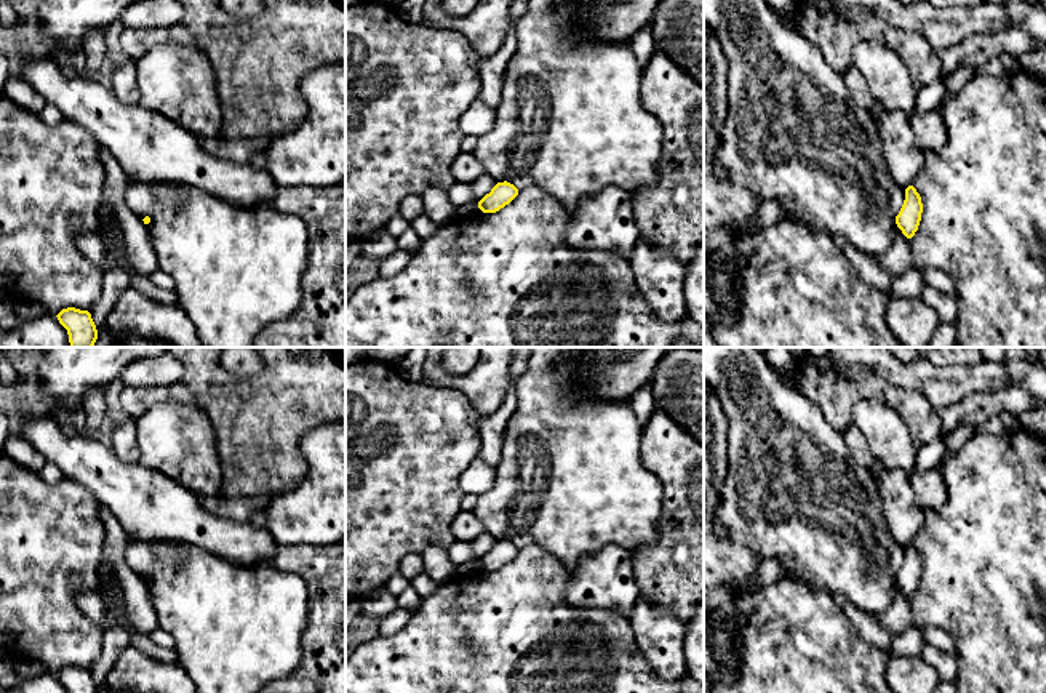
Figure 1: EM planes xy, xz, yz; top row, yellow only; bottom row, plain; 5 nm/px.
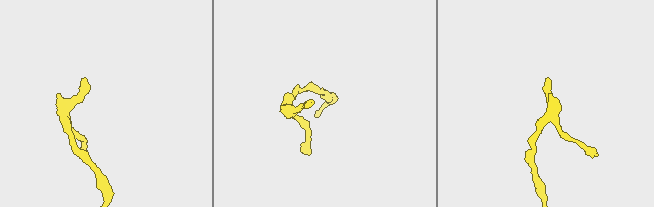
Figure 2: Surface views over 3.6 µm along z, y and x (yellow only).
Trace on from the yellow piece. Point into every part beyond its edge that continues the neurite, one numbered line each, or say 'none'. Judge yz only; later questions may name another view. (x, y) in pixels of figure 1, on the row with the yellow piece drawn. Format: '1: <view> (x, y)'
none

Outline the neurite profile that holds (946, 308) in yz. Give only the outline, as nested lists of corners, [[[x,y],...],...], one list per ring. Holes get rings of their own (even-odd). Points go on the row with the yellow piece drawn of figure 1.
[[[926,286],[920,296],[937,314],[939,323],[956,323],[956,301],[948,294]]]

